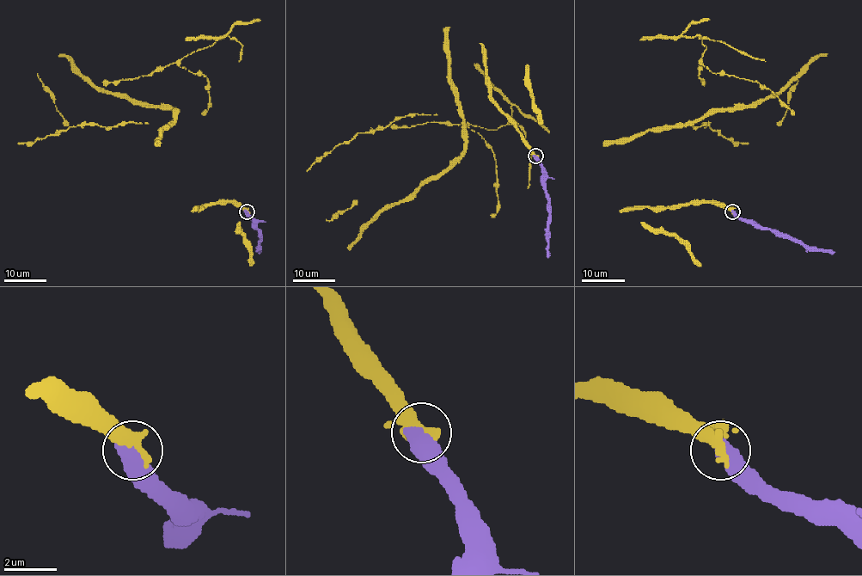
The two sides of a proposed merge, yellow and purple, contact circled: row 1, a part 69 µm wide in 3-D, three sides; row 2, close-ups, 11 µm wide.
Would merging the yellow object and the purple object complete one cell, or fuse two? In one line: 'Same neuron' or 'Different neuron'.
Same neuron

